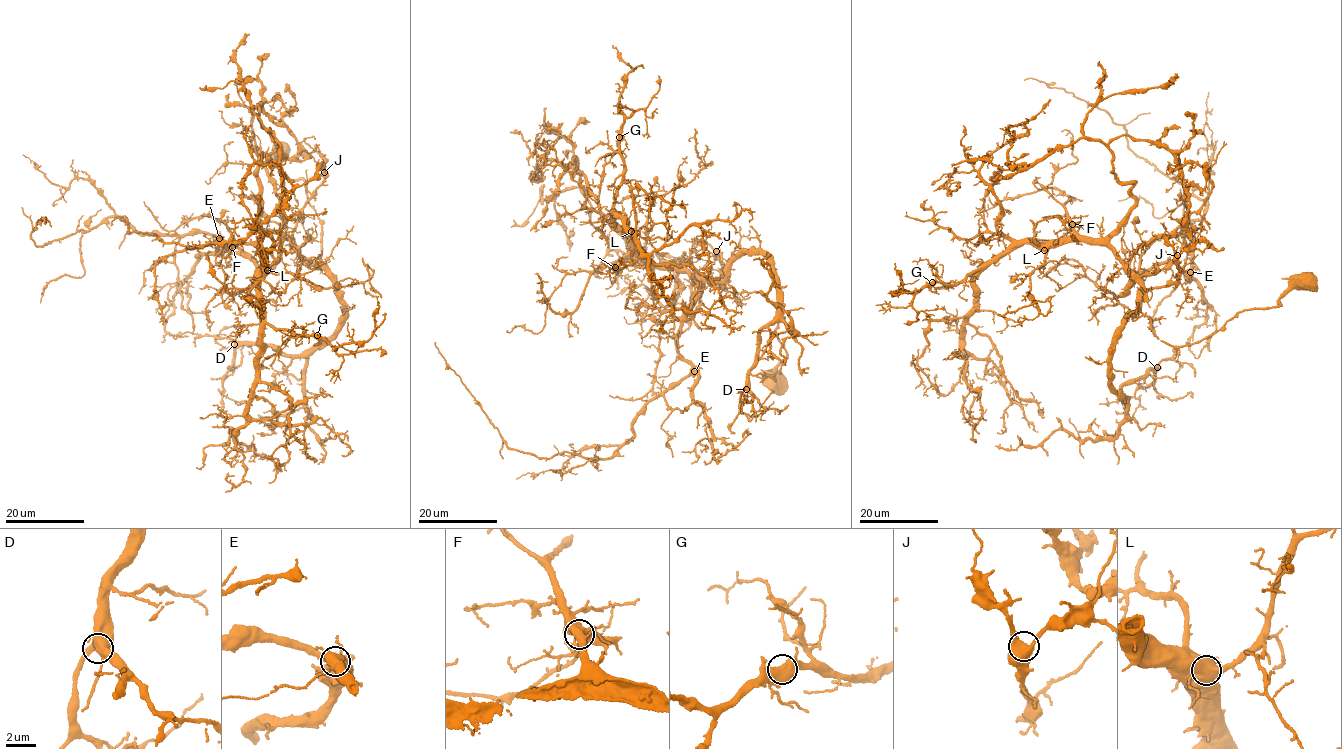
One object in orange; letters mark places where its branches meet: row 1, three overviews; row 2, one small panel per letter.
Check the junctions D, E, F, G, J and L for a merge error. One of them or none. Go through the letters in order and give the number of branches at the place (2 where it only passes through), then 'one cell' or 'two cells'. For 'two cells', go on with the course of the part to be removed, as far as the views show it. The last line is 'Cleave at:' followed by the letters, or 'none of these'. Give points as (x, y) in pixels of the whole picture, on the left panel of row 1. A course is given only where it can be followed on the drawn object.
D: 4 branches meet; one cell
E: 4 branches meet; two cells; foreign part runs (218, 238), (201, 233), (141, 233), (119, 217), (37, 245), (31, 237), (36, 222), (46, 217), (51, 226)
F: 4 branches meet; one cell
G: 3 branches meet; one cell
J: 4 branches meet; one cell
L: 3 branches meet; one cell
Cleave at: E

